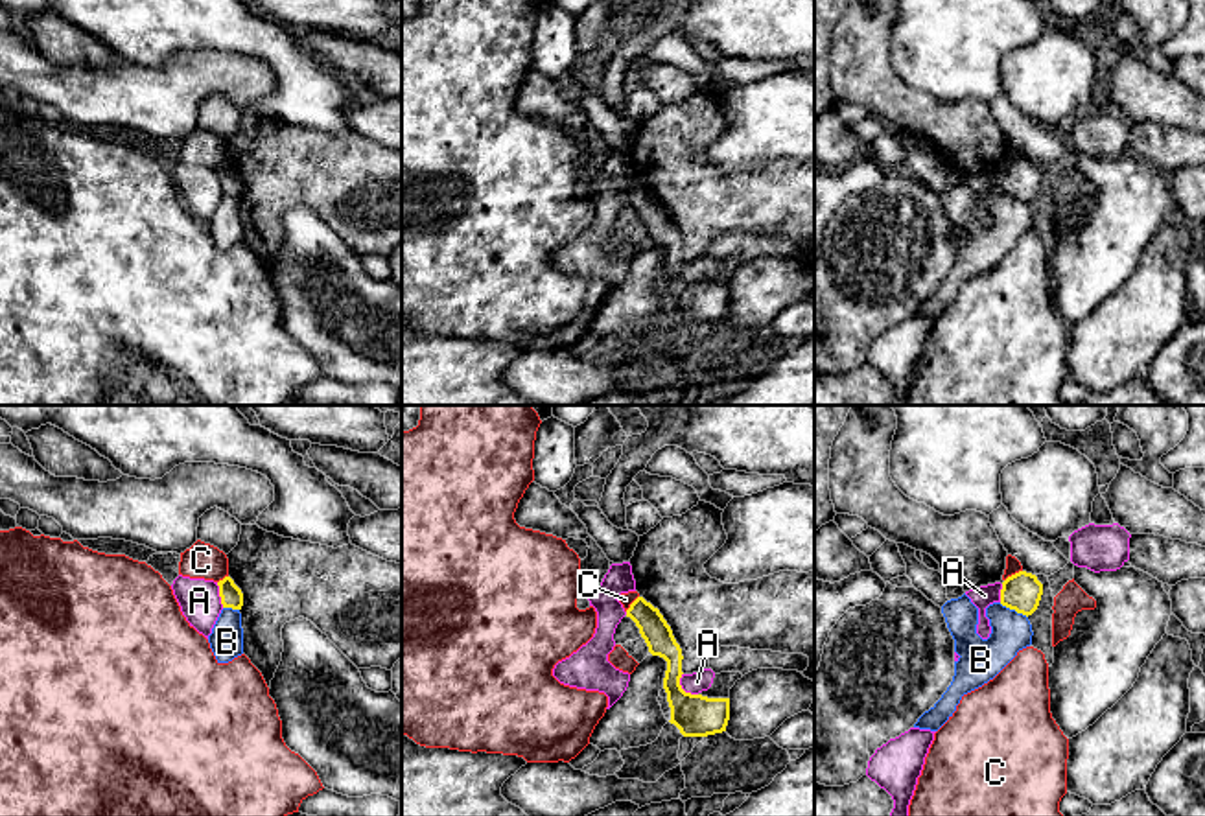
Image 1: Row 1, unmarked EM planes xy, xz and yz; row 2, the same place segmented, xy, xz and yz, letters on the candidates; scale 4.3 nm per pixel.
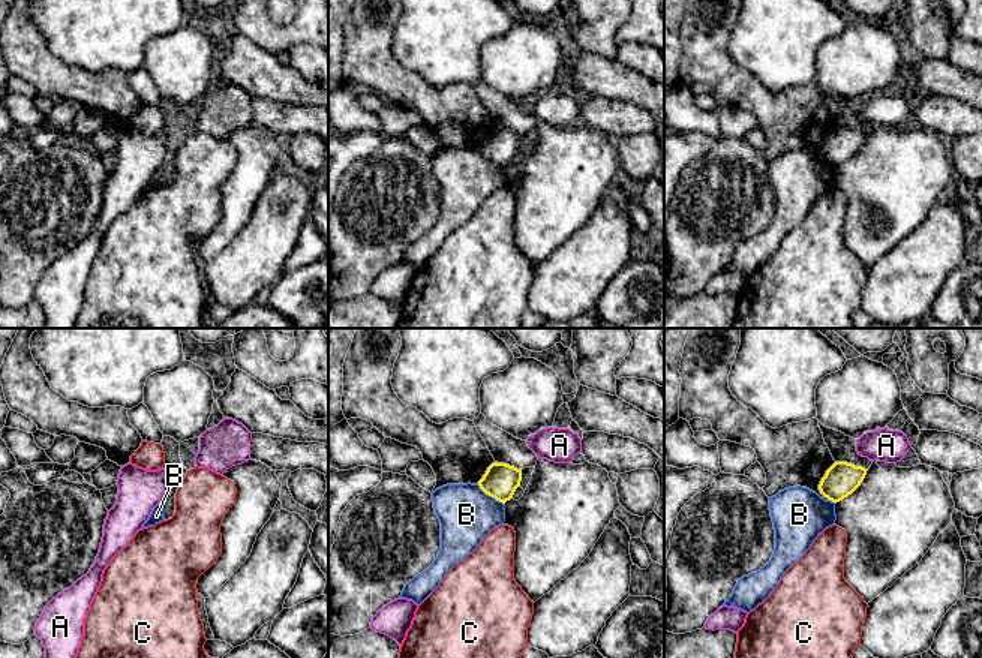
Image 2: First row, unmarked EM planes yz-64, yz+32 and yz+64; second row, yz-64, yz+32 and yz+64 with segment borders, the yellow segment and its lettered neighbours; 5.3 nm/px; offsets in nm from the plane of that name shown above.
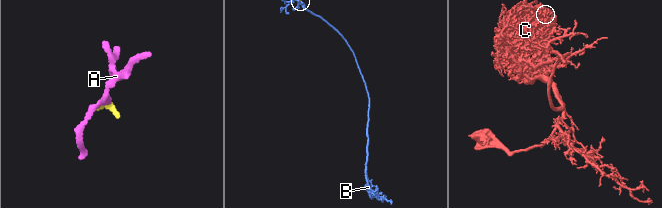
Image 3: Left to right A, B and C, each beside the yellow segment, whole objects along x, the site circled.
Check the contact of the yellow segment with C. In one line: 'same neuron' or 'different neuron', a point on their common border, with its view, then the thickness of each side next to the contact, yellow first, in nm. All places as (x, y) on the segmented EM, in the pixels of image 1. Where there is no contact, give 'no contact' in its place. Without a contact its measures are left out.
different neuron; meets yellow in yz at (1012, 575); 170 nm thick on the yellow side, 70 nm on the other

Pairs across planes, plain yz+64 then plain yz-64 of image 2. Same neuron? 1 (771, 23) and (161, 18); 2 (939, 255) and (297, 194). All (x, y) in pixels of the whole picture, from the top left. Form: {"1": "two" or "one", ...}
{"1": "one", "2": "one"}

